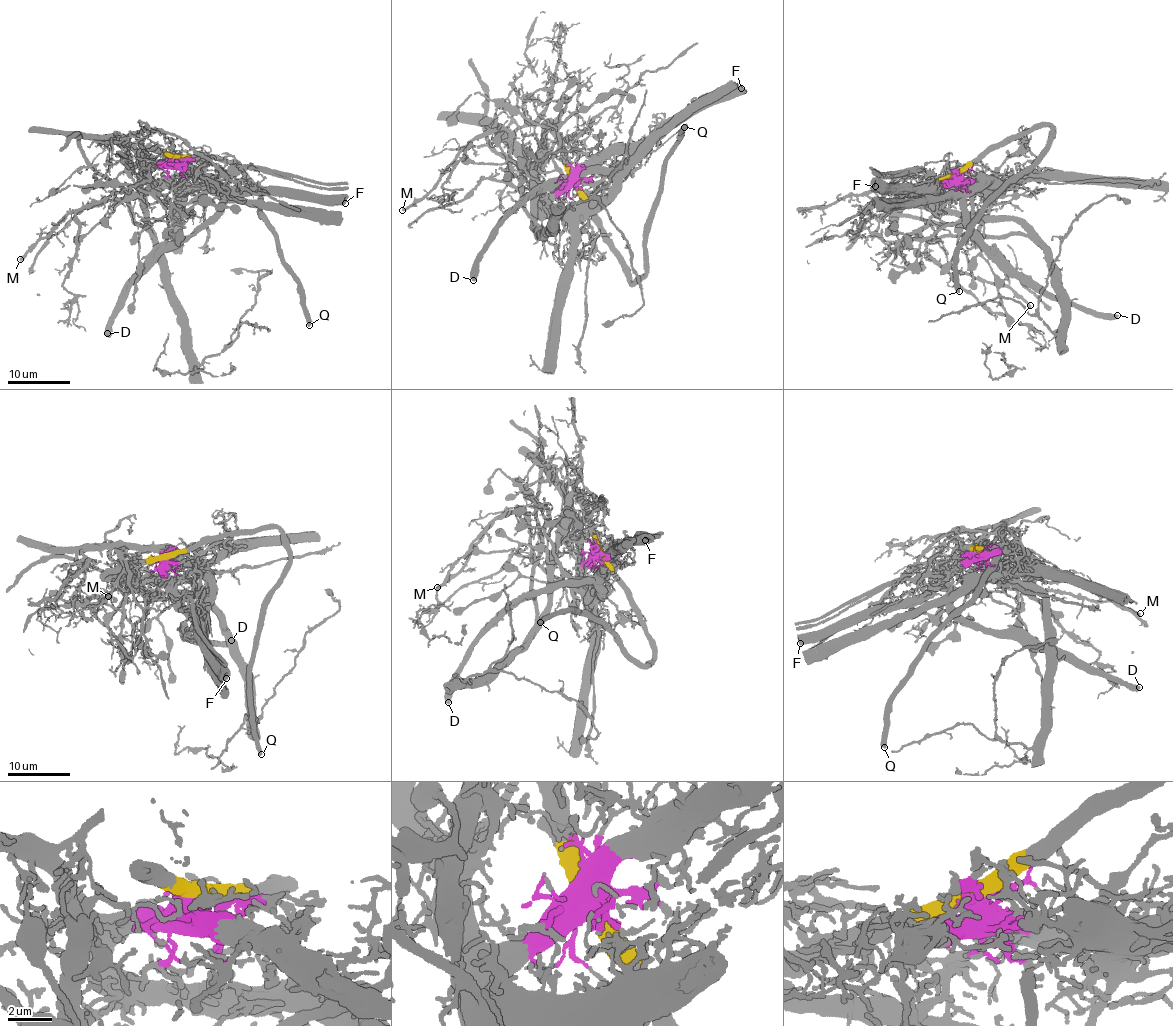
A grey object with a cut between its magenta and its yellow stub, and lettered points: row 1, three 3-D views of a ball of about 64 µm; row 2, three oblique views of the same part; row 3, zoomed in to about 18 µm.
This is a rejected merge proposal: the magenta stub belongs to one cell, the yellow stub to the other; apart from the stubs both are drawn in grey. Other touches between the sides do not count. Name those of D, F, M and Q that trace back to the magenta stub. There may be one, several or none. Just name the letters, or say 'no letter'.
D, F, M

